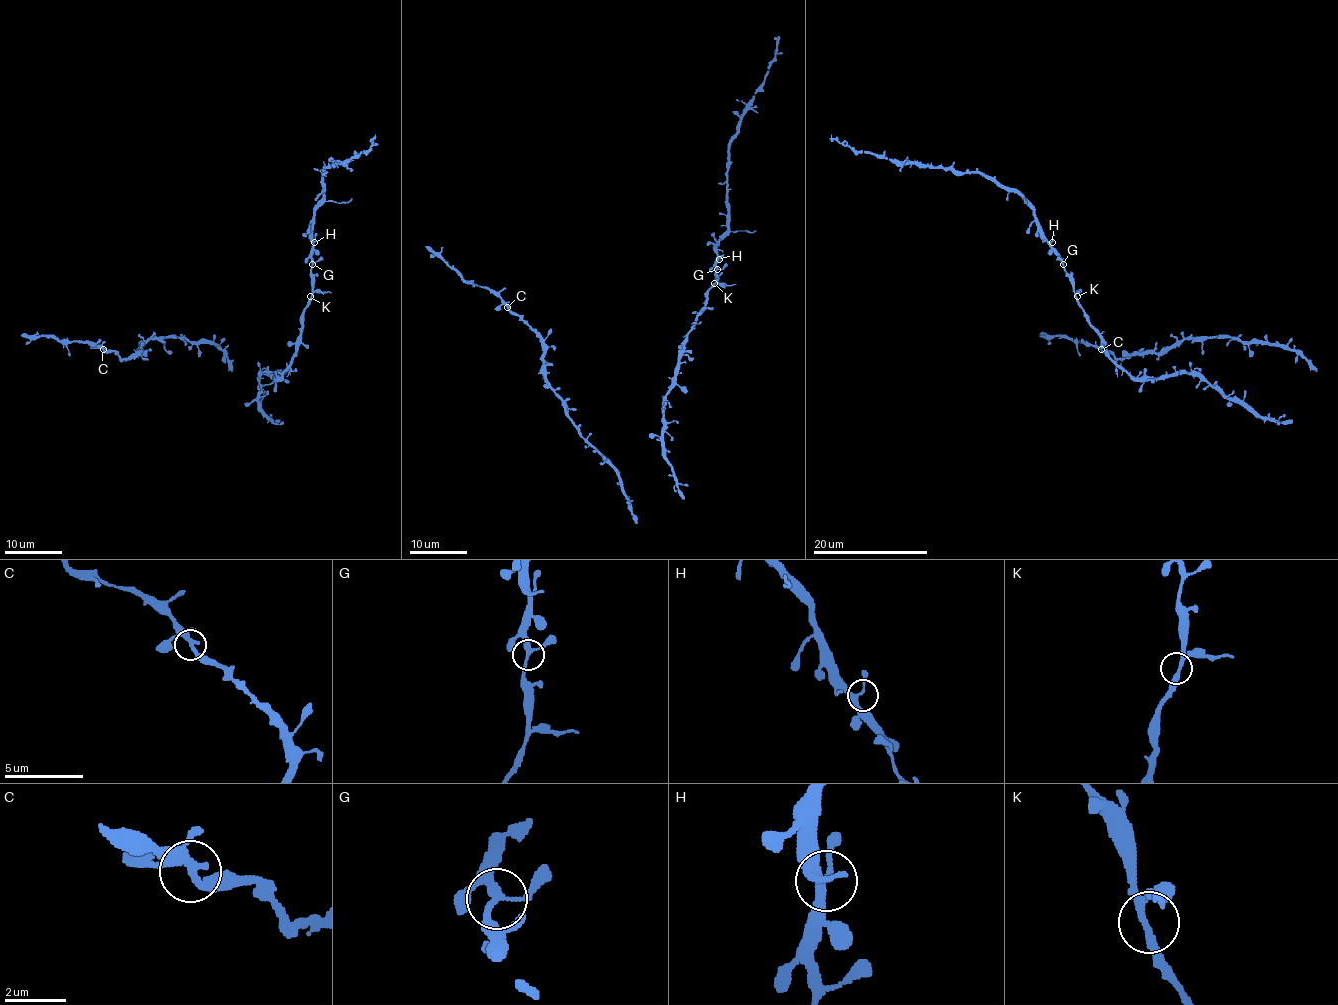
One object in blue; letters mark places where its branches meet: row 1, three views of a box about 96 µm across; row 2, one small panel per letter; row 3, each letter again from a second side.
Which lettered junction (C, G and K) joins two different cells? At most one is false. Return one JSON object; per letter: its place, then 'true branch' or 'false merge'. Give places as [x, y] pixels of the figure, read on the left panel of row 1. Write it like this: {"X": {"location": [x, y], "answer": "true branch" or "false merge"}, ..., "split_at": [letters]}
{"C": {"location": [103, 349], "answer": "true branch"}, "G": {"location": [312, 264], "answer": "true branch"}, "K": {"location": [310, 296], "answer": "true branch"}, "split_at": []}

